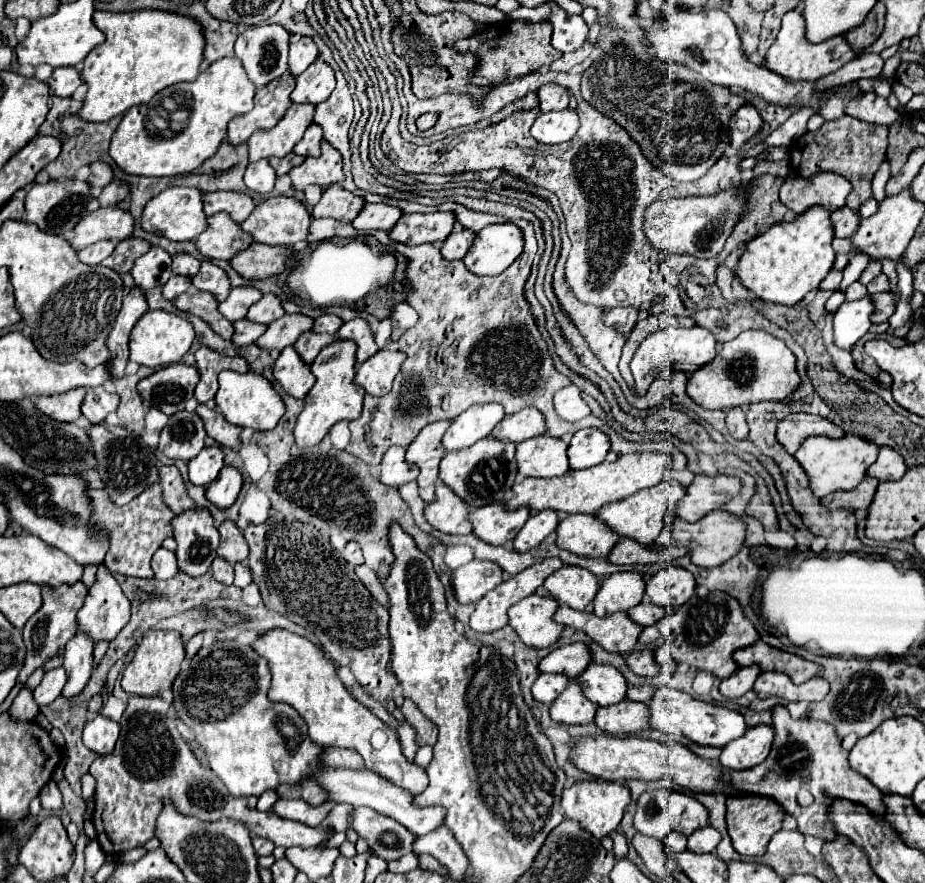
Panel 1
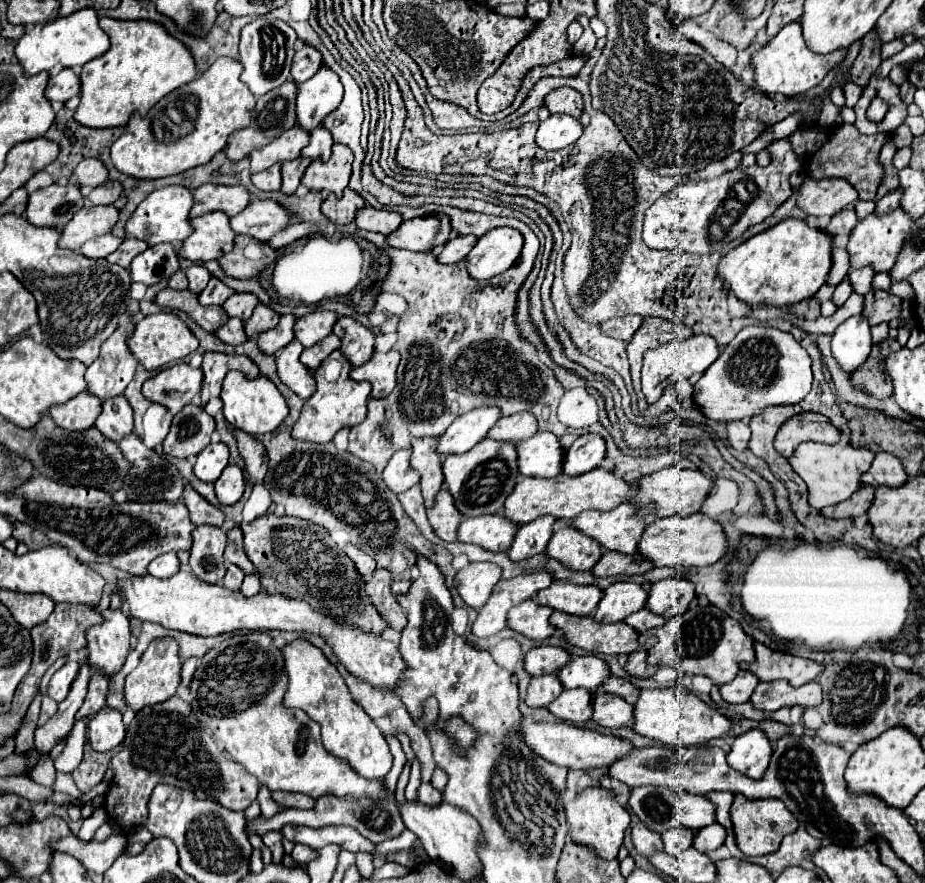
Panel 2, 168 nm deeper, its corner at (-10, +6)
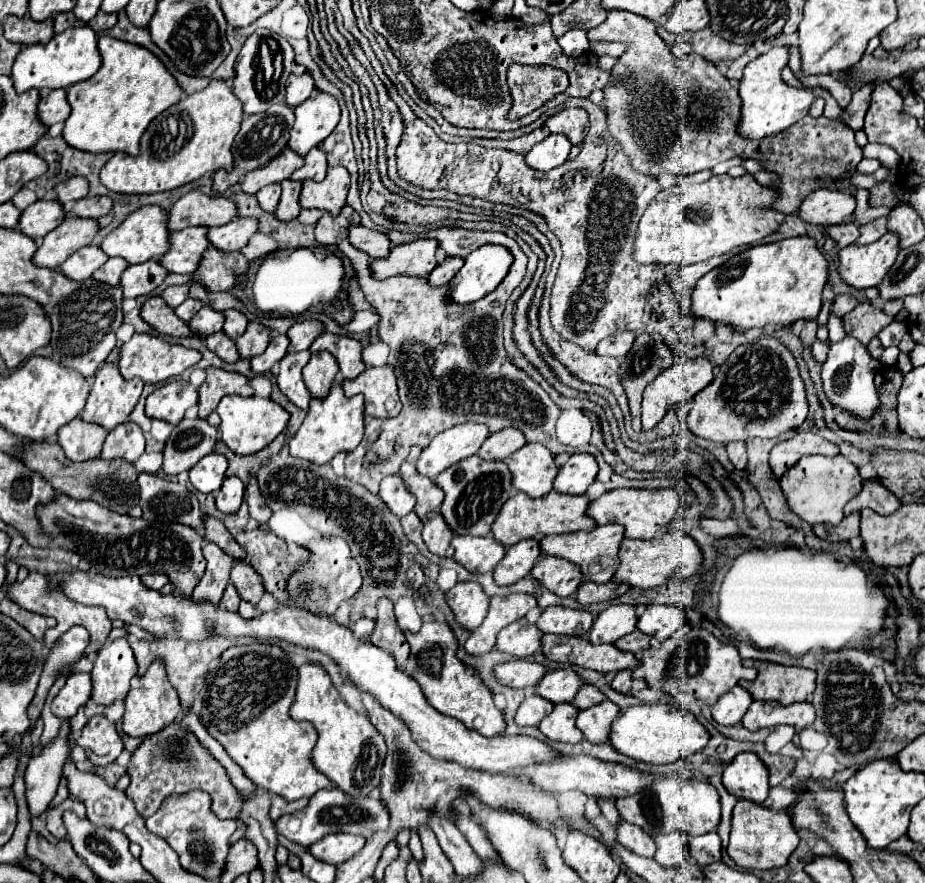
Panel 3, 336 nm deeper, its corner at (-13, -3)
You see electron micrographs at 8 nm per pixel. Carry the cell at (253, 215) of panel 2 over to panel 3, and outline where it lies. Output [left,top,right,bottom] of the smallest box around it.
[208,218,258,252]

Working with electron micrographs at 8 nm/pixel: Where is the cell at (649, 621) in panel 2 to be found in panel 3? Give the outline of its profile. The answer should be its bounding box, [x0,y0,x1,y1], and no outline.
[616,630,652,652]

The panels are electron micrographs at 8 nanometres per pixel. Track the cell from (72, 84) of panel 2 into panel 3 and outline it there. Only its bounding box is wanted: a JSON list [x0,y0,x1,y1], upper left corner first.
[38,88,70,126]

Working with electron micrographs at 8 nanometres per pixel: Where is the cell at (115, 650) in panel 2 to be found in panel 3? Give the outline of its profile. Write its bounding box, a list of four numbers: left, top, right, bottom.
[92,638,136,704]

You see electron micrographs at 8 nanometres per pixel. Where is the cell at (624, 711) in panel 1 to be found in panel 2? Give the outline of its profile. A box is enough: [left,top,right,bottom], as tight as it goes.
[591,693,633,729]

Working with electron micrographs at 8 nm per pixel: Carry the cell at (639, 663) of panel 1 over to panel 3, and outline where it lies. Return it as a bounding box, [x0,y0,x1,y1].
[612,670,648,696]

